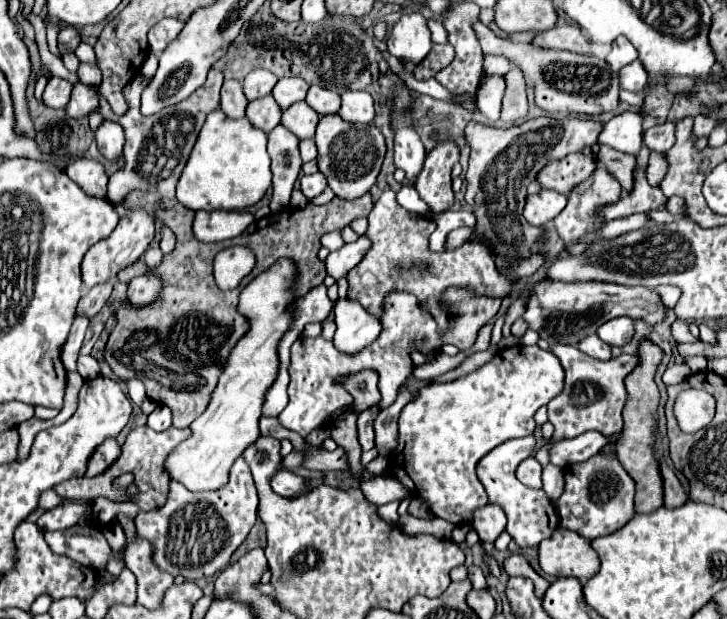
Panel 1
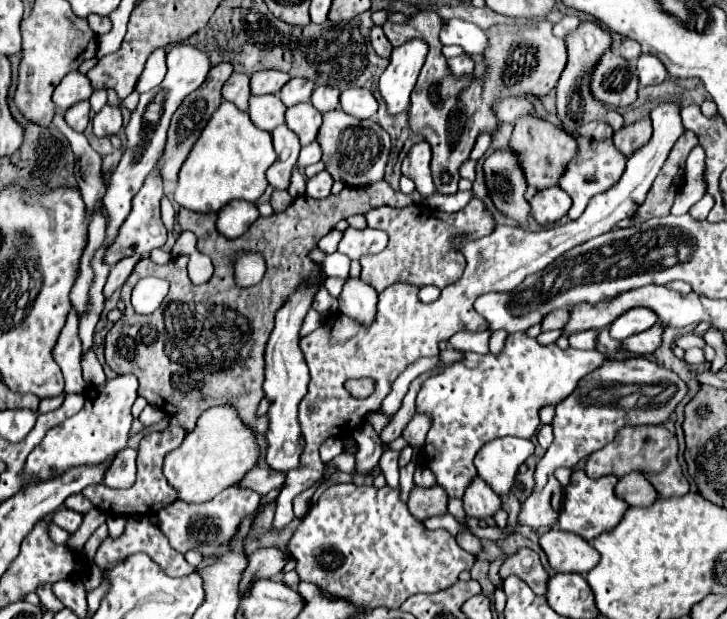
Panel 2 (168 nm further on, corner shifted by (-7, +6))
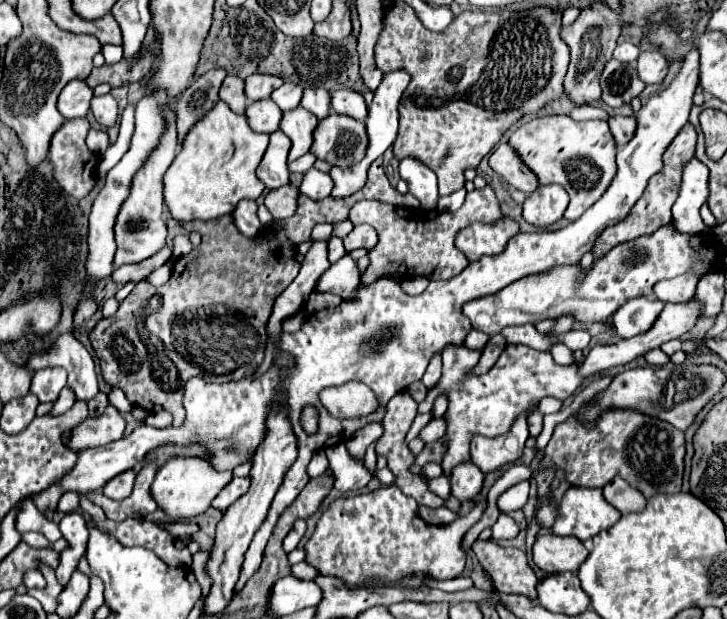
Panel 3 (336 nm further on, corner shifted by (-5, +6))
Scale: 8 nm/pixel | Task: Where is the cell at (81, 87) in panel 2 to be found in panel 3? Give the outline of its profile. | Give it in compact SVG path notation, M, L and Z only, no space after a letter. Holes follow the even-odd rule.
M74 79L62 89L58 97L58 111L62 113L64 119L86 117L90 109L90 99L92 99L92 89L84 81Z

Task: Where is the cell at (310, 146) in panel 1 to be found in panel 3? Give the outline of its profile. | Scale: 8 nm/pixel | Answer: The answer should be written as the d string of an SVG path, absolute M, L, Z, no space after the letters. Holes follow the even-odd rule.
M306 153L306 155L302 155L300 159L296 159L294 163L290 163L290 171L298 171L298 173L306 173L312 165L314 165L314 161L316 161L316 157L312 155L312 153Z

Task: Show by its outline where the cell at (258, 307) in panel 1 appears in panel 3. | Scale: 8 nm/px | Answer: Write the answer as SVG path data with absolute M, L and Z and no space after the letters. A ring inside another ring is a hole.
M170 457L166 465L156 473L152 495L158 507L174 521L174 519L194 519L202 515L210 501L228 485L232 479L232 471L216 471L206 457Z

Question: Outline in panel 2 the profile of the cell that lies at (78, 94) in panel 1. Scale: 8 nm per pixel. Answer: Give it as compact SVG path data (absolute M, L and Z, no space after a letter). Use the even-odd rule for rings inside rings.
M82 101L82 103L76 103L74 107L70 107L66 113L64 113L64 119L66 123L78 131L78 133L84 133L86 125L88 125L88 113L90 113L90 103L88 101Z

